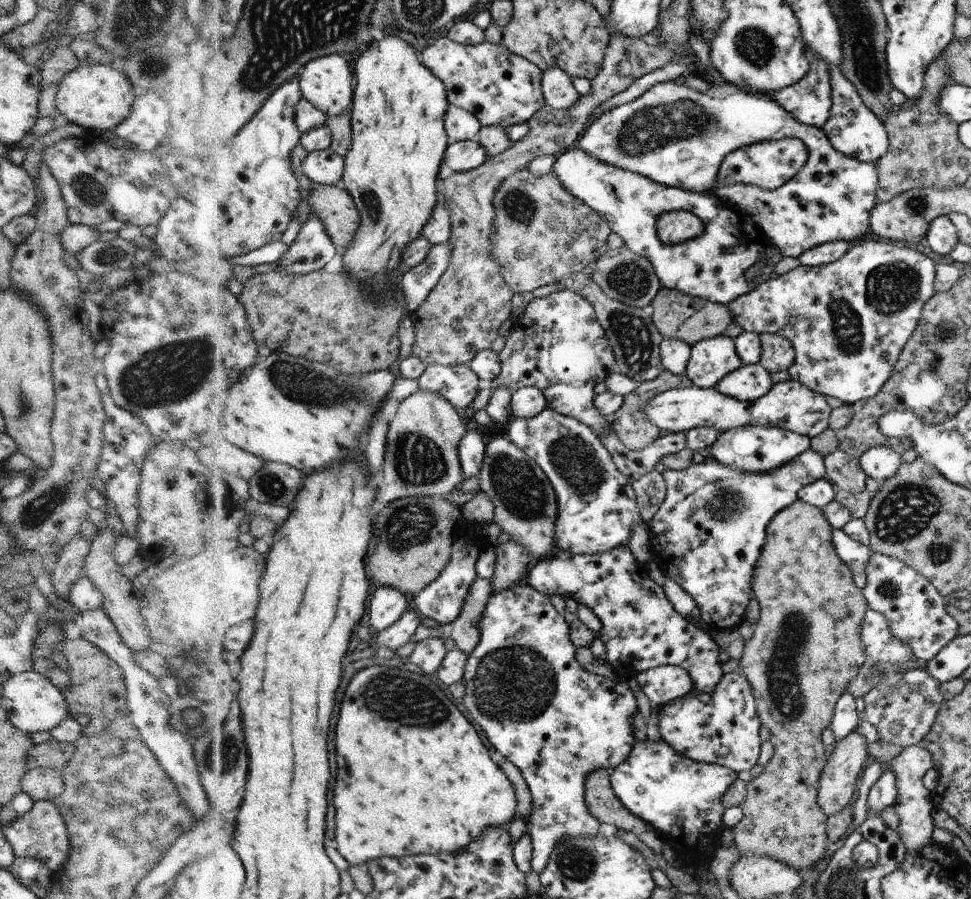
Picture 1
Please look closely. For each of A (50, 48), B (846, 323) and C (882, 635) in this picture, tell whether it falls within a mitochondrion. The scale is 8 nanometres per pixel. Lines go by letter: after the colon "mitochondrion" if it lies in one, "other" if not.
A: other
B: mitochondrion
C: other

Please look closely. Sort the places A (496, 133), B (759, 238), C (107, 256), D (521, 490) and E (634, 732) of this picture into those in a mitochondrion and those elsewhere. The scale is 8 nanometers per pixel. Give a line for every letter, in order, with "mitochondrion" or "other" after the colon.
A: other
B: other
C: mitochondrion
D: mitochondrion
E: other

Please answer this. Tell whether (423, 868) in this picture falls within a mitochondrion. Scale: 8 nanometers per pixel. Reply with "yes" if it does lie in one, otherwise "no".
no

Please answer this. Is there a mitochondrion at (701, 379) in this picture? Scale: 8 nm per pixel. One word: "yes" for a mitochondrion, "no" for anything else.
no

